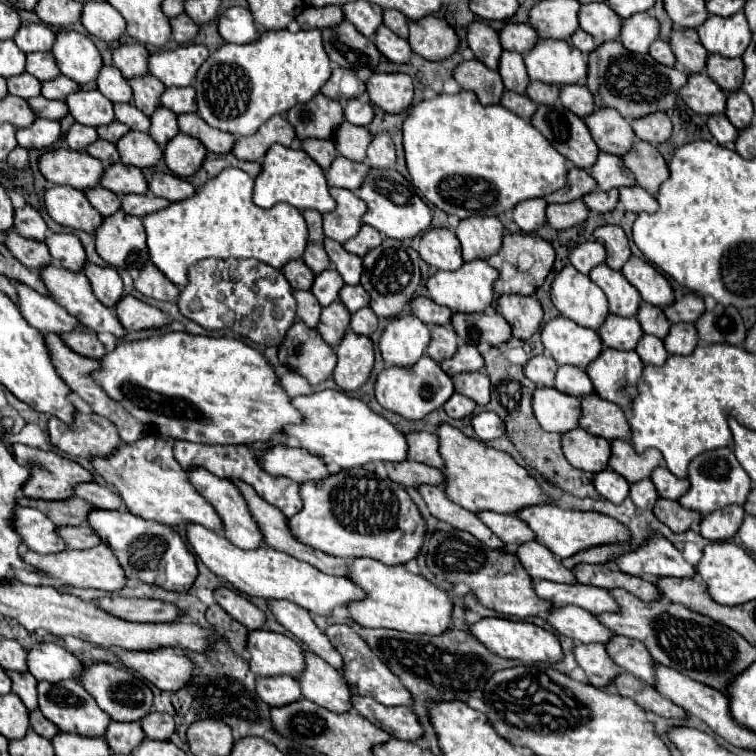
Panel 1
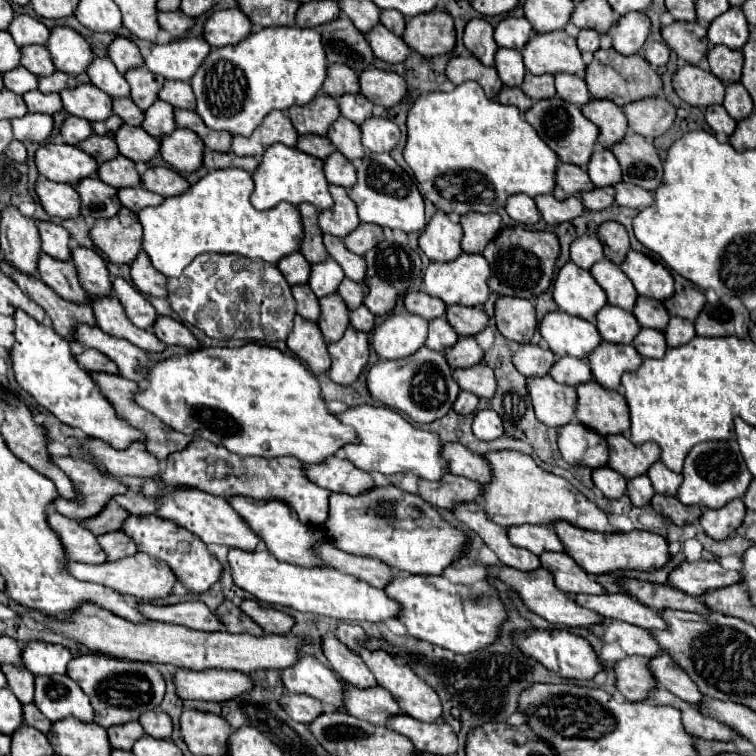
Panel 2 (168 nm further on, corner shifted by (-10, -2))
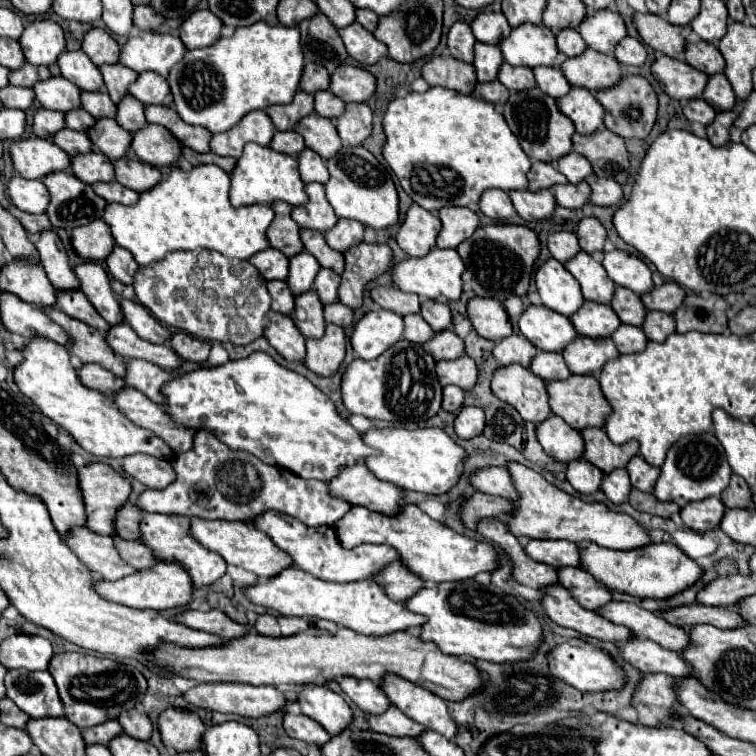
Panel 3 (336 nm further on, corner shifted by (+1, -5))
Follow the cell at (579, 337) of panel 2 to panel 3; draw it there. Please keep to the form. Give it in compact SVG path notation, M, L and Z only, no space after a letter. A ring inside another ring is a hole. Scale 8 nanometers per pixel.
M544 305L526 307L518 319L518 329L540 351L558 353L578 335L568 317L558 315Z

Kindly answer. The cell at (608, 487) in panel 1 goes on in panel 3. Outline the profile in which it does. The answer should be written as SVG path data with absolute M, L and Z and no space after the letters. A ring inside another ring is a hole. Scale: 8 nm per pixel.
M584 459L570 461L566 467L566 479L578 493L584 493L584 495L598 491L602 477L604 477L604 473L598 471L598 467L594 467L592 463L588 463Z

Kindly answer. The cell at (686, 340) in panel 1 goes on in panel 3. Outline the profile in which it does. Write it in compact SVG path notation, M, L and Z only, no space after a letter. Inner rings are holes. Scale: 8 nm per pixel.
M648 311L642 323L642 331L650 341L664 341L668 335L676 331L674 317L664 311Z

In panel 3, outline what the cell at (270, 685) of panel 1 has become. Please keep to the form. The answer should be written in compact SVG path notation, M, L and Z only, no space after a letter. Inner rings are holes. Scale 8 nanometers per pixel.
M286 713L284 715L284 729L286 729L288 737L300 739L300 741L310 743L310 745L322 747L324 743L330 741L330 735L318 723L312 723L312 719L308 719L304 715Z

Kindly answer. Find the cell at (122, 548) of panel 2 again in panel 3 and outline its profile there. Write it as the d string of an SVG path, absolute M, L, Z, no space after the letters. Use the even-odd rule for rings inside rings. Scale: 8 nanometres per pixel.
M116 539L116 549L120 551L120 557L122 557L126 563L130 563L130 565L134 565L134 567L138 567L138 569L150 569L150 567L154 567L156 563L160 563L160 559L156 559L154 551L152 551L148 545L140 543L140 541Z

